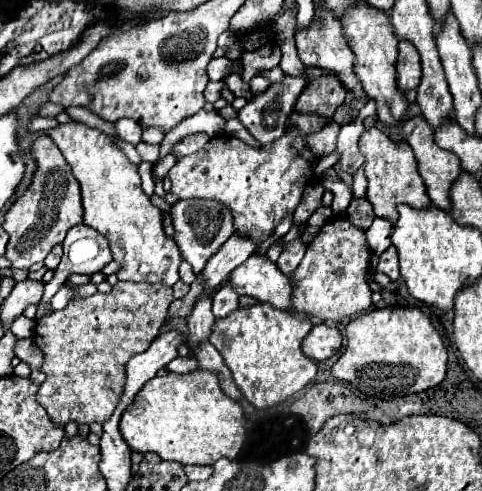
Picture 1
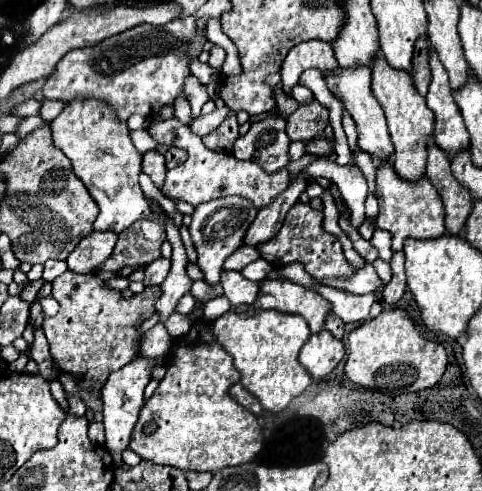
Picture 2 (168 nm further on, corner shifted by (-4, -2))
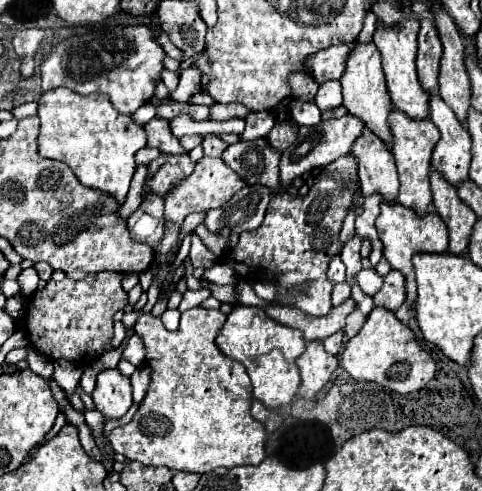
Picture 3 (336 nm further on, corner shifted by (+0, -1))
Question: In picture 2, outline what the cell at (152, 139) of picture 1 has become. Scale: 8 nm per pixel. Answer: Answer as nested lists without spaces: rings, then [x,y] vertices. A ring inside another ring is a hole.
[[[176,117],[168,121],[154,121],[150,127],[150,134],[159,144],[174,145],[188,151],[186,163],[166,173],[166,181],[162,185],[162,193],[172,201],[186,201],[190,205],[200,205],[210,199],[220,199],[228,195],[240,195],[256,203],[258,209],[266,207],[276,195],[280,195],[288,187],[288,169],[268,175],[252,161],[238,161],[234,155],[216,153],[208,149],[202,139],[190,131],[188,125],[180,123]]]

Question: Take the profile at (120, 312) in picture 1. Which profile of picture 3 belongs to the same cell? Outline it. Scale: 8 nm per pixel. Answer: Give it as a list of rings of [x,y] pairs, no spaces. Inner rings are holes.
[[[88,274],[82,280],[50,280],[42,290],[36,290],[26,306],[28,340],[50,360],[70,360],[88,364],[104,354],[114,336],[114,314],[124,308],[126,292],[120,284],[122,274]]]

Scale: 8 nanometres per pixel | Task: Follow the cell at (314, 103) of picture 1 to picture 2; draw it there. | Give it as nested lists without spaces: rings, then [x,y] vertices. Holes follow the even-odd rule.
[[[312,101],[310,105],[300,105],[288,119],[286,119],[286,133],[290,141],[306,141],[316,135],[322,135],[328,125],[328,111],[318,103]]]

